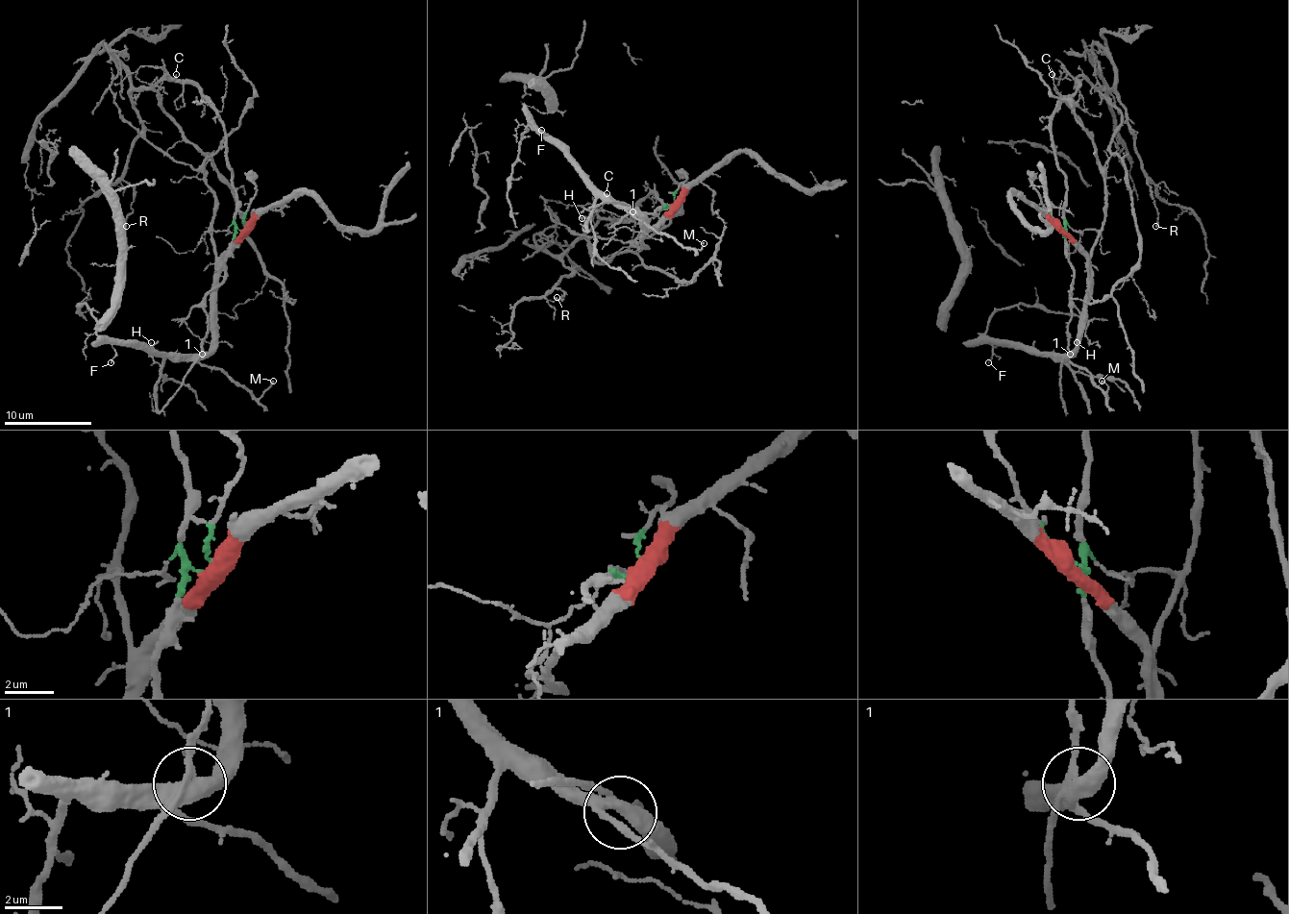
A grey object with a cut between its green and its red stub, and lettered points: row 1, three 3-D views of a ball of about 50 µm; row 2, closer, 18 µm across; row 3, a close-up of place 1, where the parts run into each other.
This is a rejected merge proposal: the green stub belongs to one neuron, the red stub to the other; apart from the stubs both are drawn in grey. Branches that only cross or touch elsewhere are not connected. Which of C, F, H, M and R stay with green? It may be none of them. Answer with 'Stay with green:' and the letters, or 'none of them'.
Stay with green: C, R

